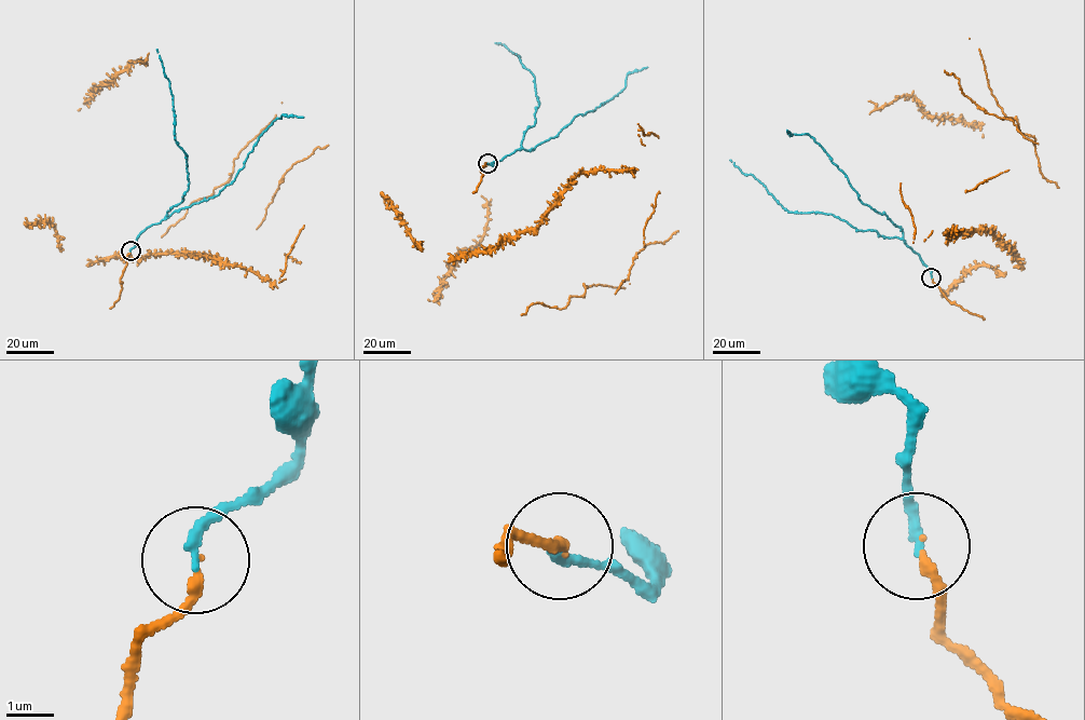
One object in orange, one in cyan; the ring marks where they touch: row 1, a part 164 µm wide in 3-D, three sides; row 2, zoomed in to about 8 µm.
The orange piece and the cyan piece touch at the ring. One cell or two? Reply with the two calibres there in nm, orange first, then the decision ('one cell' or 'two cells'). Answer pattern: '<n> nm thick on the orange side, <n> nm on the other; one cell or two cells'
190 nm thick on the orange side, 200 nm on the other; one cell

